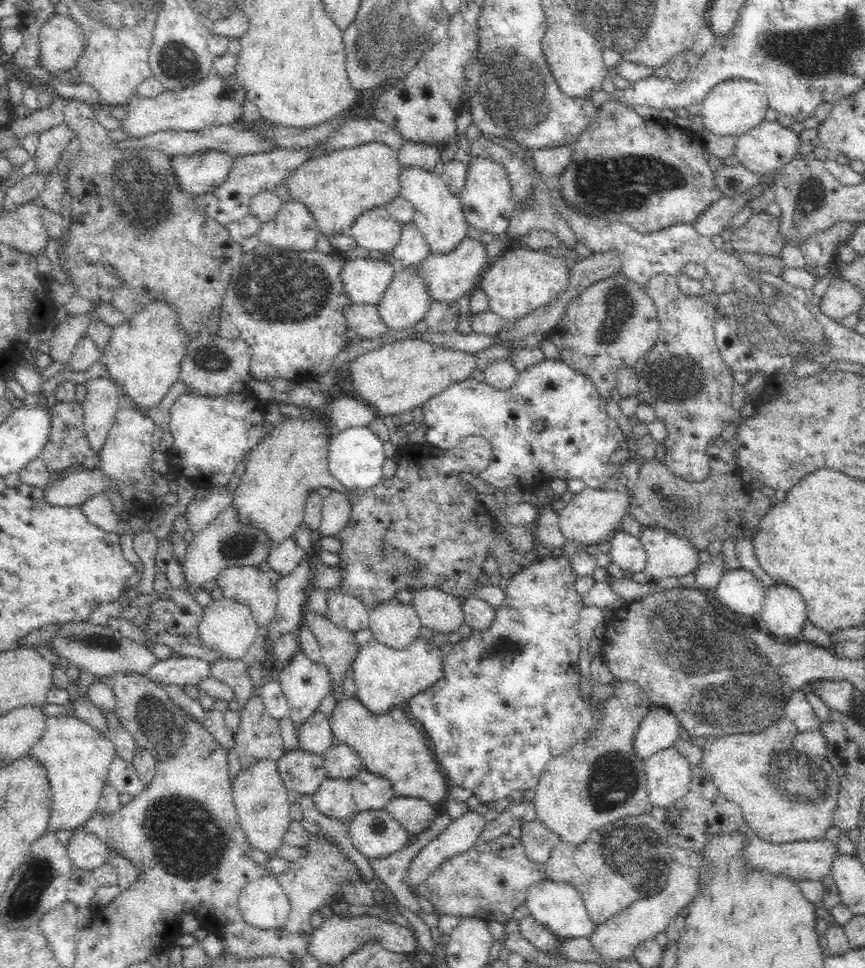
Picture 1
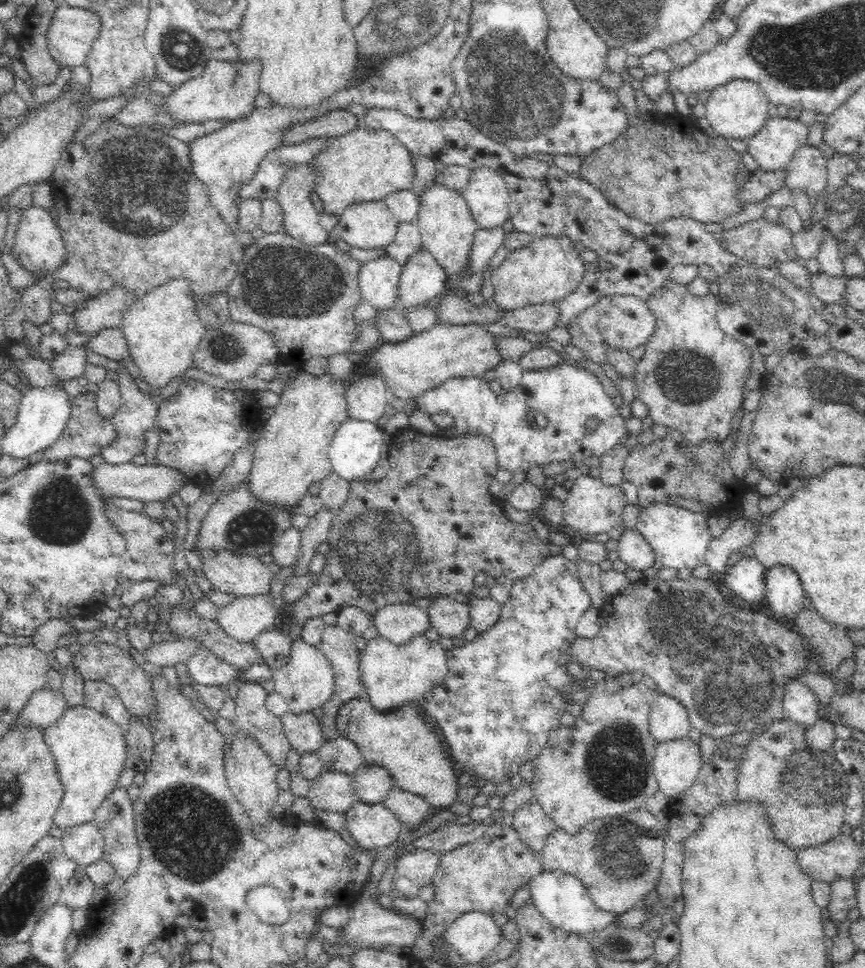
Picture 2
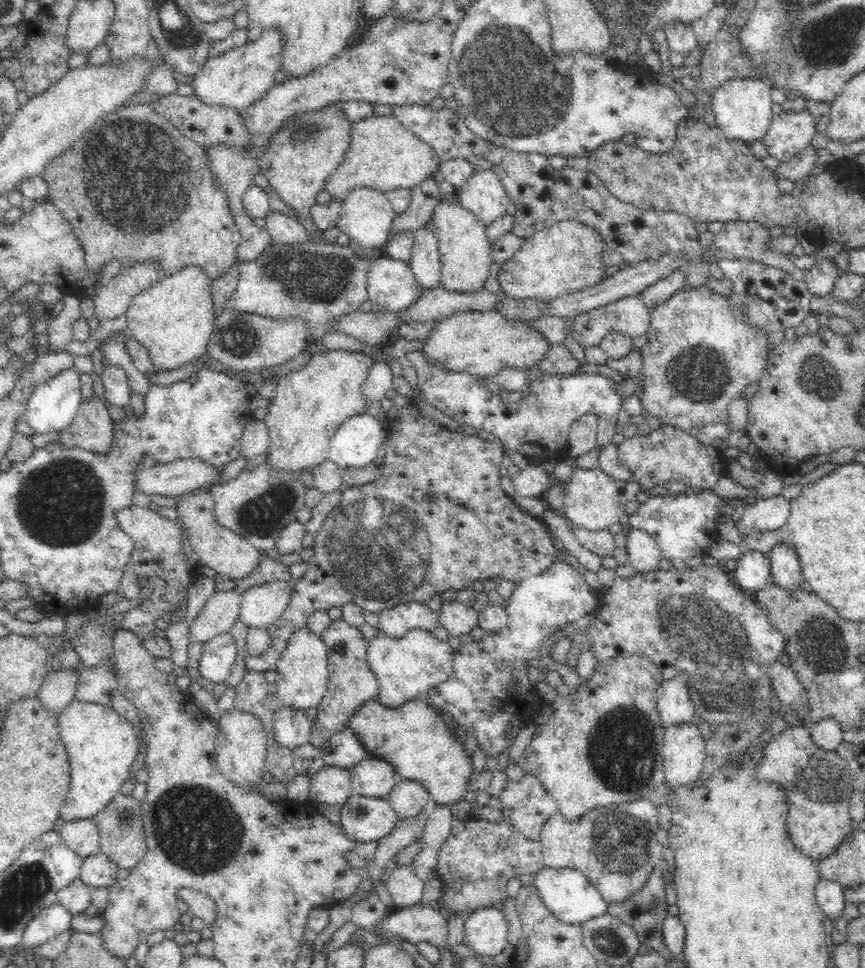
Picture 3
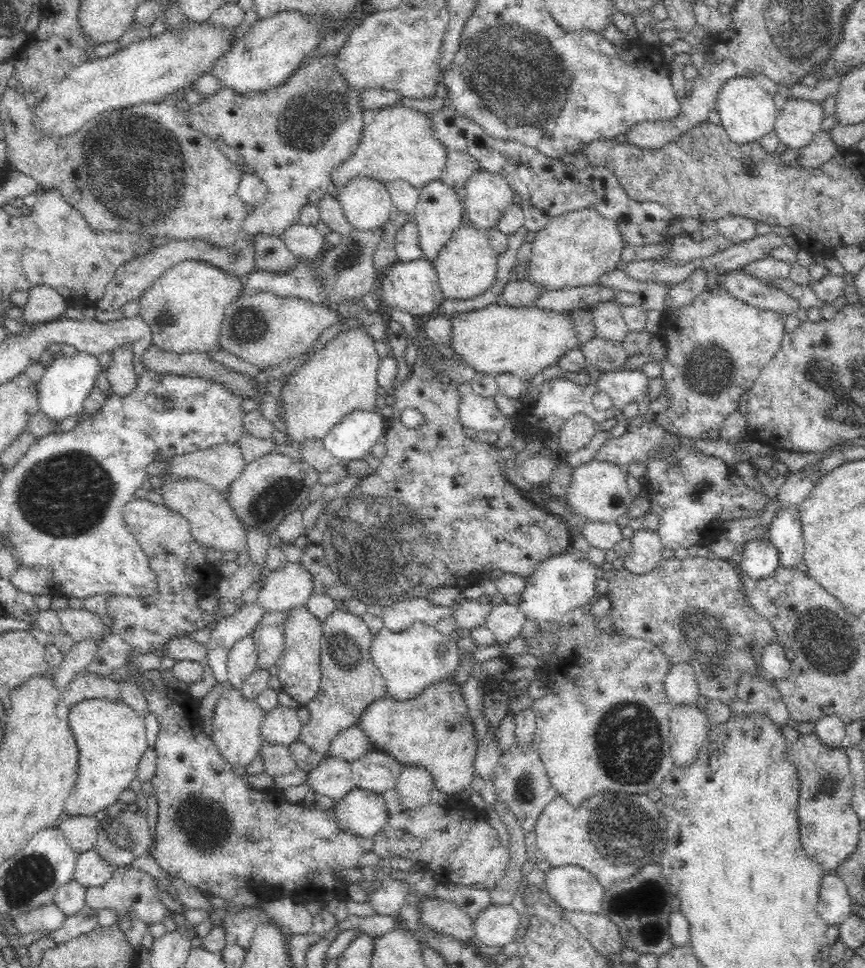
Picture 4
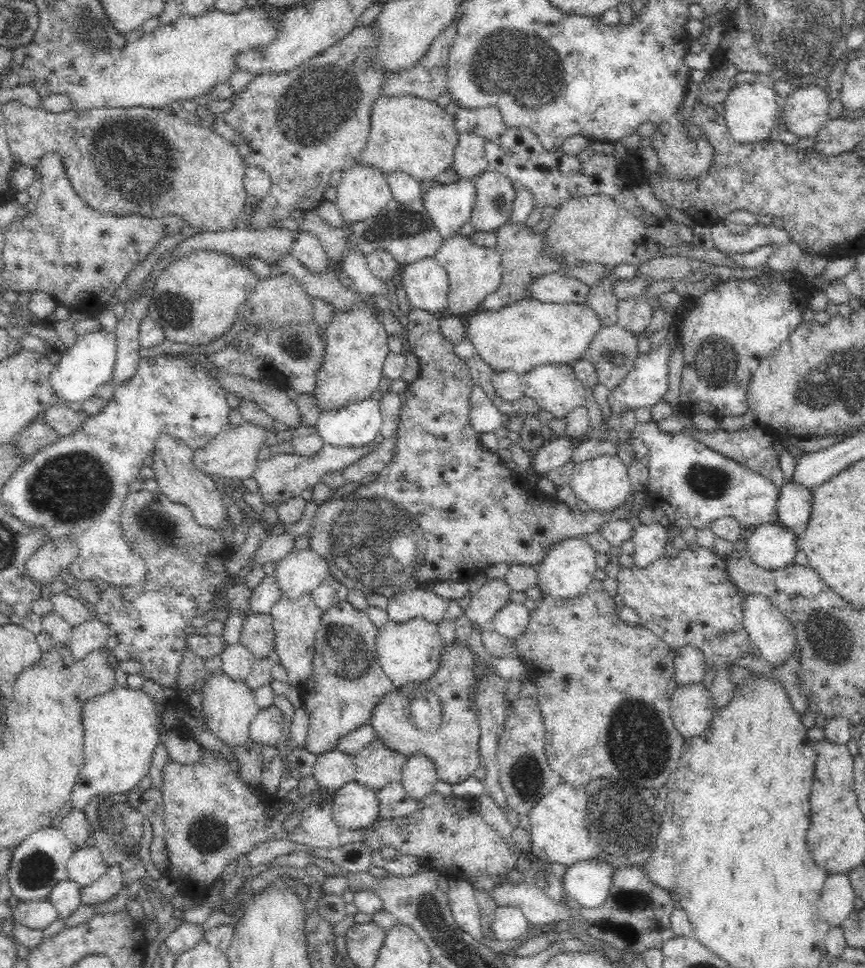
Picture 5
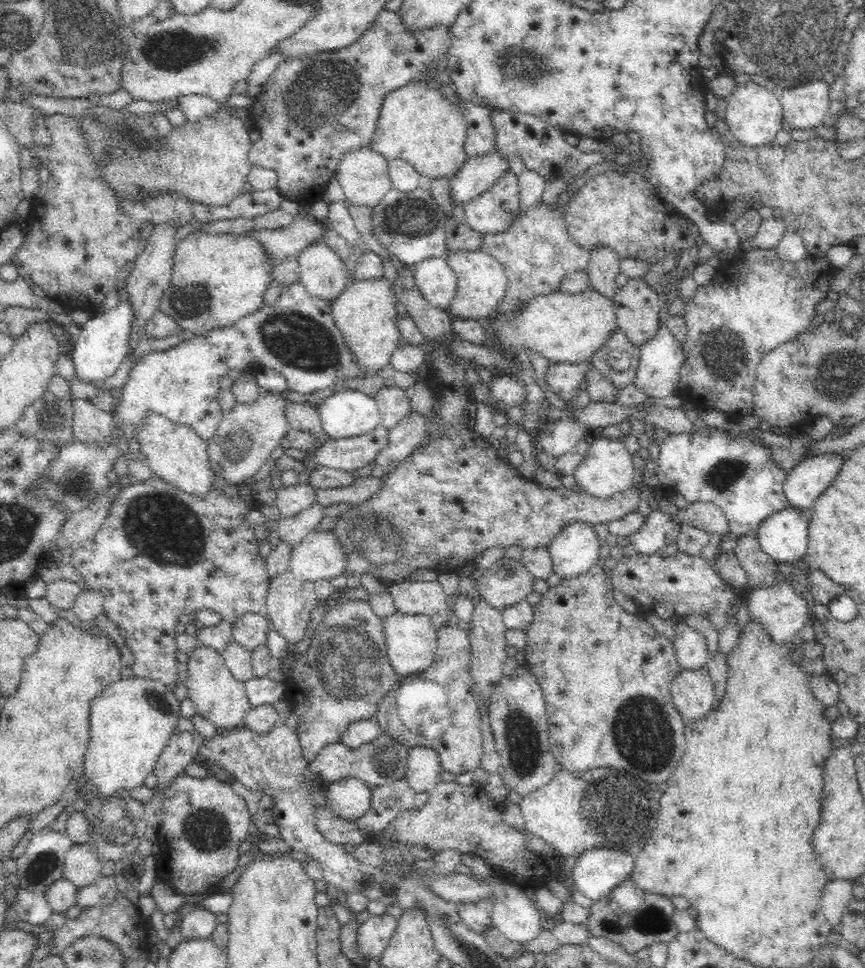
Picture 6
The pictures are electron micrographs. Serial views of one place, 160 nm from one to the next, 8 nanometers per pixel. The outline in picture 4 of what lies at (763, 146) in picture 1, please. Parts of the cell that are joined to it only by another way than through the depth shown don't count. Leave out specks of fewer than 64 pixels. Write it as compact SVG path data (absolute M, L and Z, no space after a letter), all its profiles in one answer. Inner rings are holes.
M790 98L777 112L775 131L782 146L799 150L812 142L823 120L824 108L820 103Z

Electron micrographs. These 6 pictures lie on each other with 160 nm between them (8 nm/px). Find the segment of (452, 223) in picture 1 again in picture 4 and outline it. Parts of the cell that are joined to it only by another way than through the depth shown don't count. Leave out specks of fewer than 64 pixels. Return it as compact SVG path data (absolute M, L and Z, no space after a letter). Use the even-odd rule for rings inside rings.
M462 221L452 232L450 240L438 251L433 265L445 298L468 300L484 294L496 280L497 252L490 246L486 230L477 229L472 223Z

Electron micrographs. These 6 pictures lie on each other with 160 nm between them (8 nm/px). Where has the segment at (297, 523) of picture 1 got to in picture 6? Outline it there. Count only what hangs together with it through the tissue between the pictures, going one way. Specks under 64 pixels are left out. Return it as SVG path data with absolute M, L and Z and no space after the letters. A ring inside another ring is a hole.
M384 276L370 280L354 280L330 302L333 321L357 360L357 367L365 374L373 375L384 368L402 340L397 327L397 302L395 291Z

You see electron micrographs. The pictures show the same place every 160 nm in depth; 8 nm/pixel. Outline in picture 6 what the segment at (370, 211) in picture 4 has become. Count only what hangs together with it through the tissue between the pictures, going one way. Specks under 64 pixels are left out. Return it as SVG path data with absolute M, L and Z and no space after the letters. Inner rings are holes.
M370 144L358 150L346 152L338 163L335 175L344 190L345 203L356 206L375 207L392 187L387 160L381 154L374 152Z

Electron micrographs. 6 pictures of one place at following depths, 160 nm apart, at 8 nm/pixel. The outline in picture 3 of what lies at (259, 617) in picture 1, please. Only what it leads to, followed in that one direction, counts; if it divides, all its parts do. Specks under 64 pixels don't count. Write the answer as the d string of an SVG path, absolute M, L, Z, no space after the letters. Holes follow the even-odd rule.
M195 489L175 499L179 516L178 521L186 530L190 545L196 552L200 565L209 566L214 572L224 576L225 580L238 581L250 576L254 568L257 568L258 562L260 562L260 551L246 539L232 531L228 531L215 520L215 504L211 493L202 491L202 489Z

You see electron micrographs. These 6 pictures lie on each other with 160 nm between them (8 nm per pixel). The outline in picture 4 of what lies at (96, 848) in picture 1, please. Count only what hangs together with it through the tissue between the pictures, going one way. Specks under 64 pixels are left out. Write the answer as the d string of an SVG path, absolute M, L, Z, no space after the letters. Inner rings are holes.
M94 815L68 816L58 824L66 842L77 853L93 849L97 841L98 821Z

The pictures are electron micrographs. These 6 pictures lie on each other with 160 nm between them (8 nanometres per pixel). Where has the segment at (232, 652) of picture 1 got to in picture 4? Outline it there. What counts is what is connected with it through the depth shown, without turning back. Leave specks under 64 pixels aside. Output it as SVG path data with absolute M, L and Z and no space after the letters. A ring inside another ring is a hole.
M286 561L284 566L268 572L256 602L266 613L290 611L306 604L313 594L313 576L301 562Z

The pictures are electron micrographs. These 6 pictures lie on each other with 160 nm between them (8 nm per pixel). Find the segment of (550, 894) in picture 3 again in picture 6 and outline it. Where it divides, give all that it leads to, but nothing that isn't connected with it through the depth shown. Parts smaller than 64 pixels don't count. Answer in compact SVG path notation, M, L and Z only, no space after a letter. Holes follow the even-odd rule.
M590 848L577 857L574 887L595 903L632 876L634 863L635 856L625 850Z

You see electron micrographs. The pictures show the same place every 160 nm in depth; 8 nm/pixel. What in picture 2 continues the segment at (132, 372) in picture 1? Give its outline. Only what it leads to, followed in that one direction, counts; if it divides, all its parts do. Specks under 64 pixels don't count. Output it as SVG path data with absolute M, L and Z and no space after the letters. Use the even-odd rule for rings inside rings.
M186 279L169 280L166 284L158 286L145 294L140 300L133 300L125 310L124 318L118 326L126 339L131 361L139 368L142 381L150 388L164 388L174 378L183 374L185 370L193 367L193 354L198 343L203 339L205 327L198 318L196 298L193 296L191 282Z

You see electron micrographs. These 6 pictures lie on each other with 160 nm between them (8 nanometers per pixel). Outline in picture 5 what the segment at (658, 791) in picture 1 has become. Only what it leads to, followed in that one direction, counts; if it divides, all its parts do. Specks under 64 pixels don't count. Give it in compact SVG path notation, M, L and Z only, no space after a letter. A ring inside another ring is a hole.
M702 682L677 686L671 696L670 708L674 726L686 740L700 736L716 710L712 694Z

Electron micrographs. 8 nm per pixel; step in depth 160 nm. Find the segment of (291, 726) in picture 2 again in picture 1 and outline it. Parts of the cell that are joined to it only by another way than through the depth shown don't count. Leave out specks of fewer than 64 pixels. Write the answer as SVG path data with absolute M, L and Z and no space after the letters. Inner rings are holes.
M316 711L304 724L296 726L299 746L303 751L308 751L318 756L323 756L324 752L334 745L329 717L321 711Z

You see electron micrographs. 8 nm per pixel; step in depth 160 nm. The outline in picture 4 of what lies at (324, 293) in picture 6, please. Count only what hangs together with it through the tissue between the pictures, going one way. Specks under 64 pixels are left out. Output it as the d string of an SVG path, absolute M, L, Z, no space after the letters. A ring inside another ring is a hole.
M299 222L289 226L280 237L292 254L303 259L315 259L327 248L325 238L315 226L304 226Z

